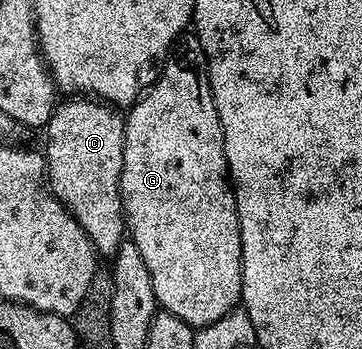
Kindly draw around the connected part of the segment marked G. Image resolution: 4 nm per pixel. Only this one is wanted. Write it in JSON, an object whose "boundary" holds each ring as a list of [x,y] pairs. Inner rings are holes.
{"boundary":[[[185,33],[169,52],[152,87],[128,108],[121,202],[131,241],[147,261],[160,310],[200,329],[238,310],[241,301],[241,226],[225,156],[225,134],[209,84],[209,62],[196,34]]]}

